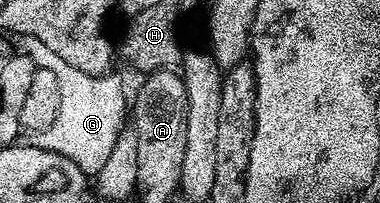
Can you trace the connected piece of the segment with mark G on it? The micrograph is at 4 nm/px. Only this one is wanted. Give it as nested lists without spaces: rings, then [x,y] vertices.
[[[21,36],[18,43],[19,51],[29,56],[37,66],[58,74],[58,90],[62,90],[62,106],[58,106],[58,118],[54,118],[54,126],[50,126],[45,132],[31,133],[31,147],[62,154],[86,174],[100,172],[102,166],[106,166],[106,158],[110,158],[110,150],[114,150],[126,124],[123,82],[116,74],[91,76],[70,66],[70,62],[65,62],[60,55],[54,54],[54,50],[50,50],[50,46],[42,42],[42,38]]]

